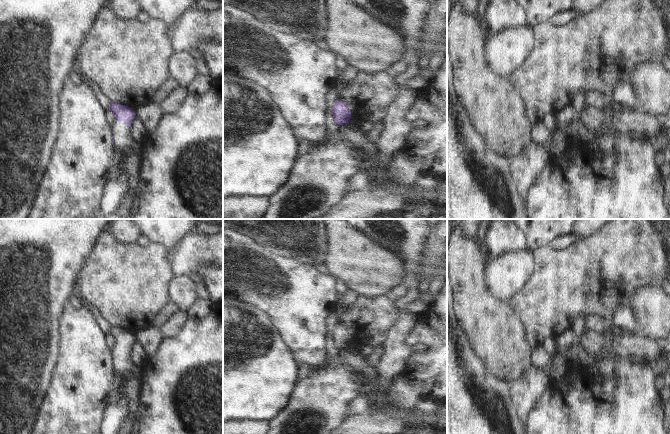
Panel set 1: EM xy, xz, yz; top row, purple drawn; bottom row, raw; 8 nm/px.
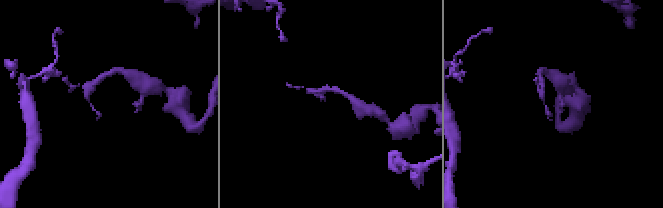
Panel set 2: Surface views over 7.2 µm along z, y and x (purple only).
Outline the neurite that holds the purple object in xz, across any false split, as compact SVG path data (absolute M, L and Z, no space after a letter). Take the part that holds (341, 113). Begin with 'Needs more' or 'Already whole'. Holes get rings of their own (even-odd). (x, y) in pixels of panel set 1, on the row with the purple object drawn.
Already whole. M337 99L331 108L333 118L338 125L349 123L351 118L351 111L344 101Z

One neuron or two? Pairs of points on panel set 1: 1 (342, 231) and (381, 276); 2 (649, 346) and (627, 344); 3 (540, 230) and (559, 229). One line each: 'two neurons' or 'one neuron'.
1: one neuron
2: one neuron
3: one neuron

